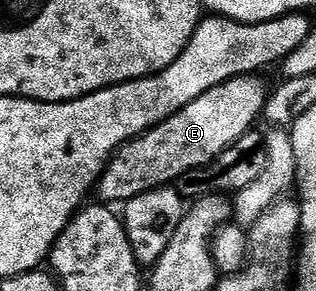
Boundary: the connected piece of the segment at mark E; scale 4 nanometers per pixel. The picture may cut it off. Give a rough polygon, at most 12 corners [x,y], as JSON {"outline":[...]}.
{"outline":[[257,74],[208,89],[115,151],[97,198],[125,205],[201,171],[255,126]]}

